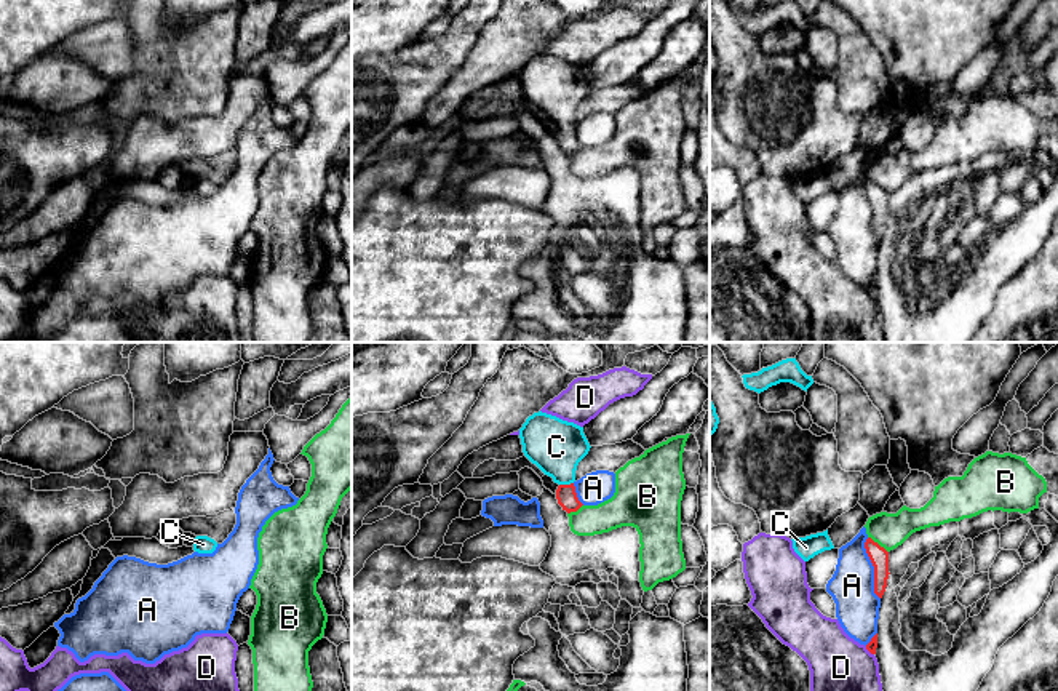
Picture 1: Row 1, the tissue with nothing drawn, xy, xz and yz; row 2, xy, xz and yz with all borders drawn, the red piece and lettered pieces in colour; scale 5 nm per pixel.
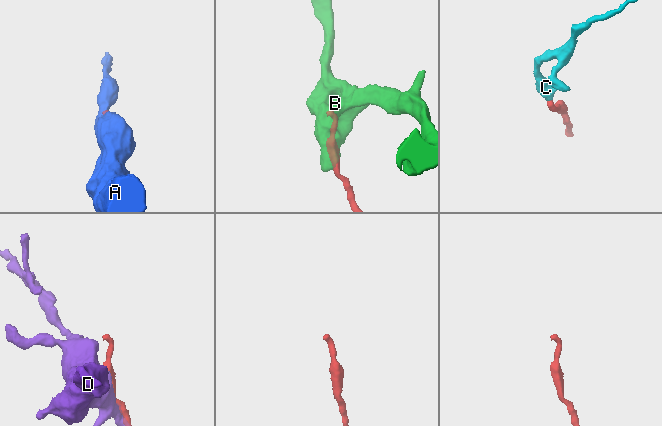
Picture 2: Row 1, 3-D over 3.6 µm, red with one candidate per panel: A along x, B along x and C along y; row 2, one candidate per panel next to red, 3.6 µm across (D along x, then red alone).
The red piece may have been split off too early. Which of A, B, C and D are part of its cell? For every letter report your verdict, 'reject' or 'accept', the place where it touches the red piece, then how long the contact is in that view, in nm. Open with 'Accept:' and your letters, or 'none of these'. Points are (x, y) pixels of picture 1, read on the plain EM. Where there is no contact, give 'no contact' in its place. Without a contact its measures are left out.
Accept: C
A: reject; contact yz (875, 210); length 320 nm
B: reject; contact yz (876, 184); length 130 nm
C: accept; contact xz (566, 127); length 70 nm
D: reject; contact yz (870, 293); length 60 nm

